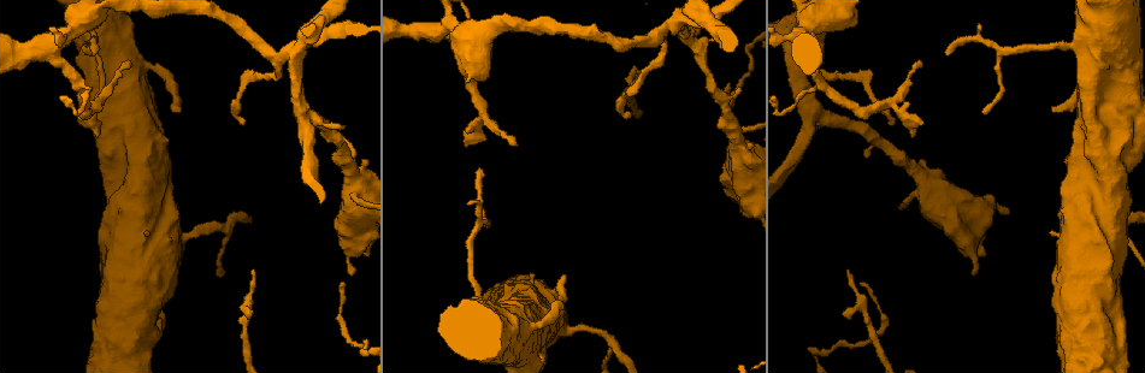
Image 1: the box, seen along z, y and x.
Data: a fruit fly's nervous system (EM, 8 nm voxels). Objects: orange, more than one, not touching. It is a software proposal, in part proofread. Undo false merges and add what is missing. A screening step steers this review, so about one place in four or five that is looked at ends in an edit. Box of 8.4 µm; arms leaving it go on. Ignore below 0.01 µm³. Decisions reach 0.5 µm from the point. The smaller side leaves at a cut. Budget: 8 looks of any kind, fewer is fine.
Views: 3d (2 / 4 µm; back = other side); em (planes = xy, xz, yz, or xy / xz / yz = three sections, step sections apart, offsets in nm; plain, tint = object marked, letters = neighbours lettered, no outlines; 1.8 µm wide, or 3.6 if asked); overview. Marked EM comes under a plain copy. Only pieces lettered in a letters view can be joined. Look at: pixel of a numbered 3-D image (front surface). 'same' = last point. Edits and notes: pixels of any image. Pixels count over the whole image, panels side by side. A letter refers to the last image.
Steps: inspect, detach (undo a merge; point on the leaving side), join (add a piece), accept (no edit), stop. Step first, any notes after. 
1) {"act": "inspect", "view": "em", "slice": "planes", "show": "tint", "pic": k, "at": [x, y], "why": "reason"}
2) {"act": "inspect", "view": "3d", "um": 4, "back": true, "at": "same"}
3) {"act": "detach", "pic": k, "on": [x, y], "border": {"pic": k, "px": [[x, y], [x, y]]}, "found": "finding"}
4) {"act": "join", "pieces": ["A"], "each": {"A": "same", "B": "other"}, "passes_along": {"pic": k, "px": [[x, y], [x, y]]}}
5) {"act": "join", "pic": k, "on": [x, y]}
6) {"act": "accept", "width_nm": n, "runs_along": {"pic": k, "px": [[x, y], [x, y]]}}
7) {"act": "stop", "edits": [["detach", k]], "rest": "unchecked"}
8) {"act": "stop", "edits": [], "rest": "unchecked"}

{"act": "inspect", "view": "em", "slice": "xy", "step": 4, "show": "tint", "pic": 1, "at": [627, 84], "why": "sharp bend"}

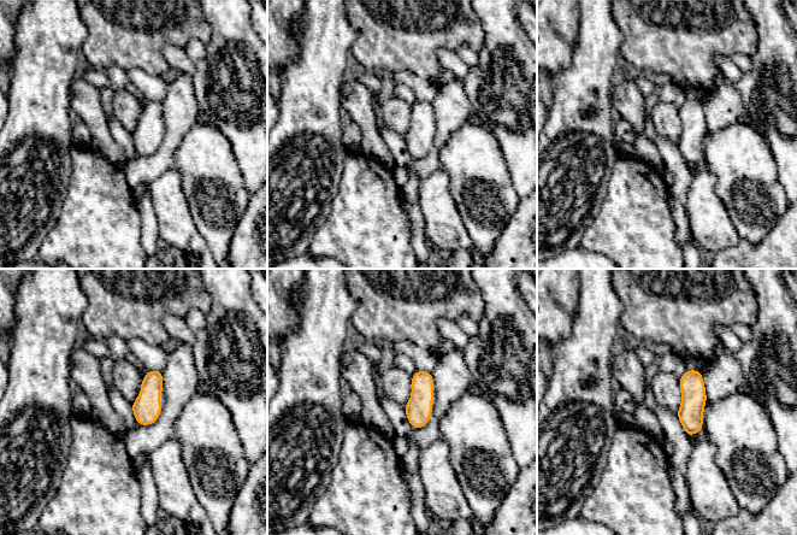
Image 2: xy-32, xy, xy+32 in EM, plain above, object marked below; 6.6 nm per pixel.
{"act": "inspect", "view": "em", "slice": "planes", "show": "tint", "at": "same"}

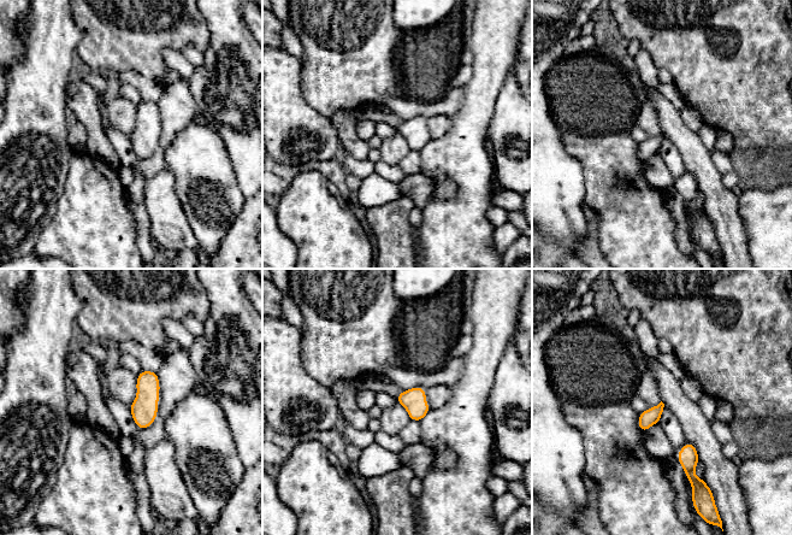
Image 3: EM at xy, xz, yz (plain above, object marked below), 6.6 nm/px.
{"act": "inspect", "view": "em", "slice": "planes", "show": "letters", "at": "same", "why": "what lies round it"}

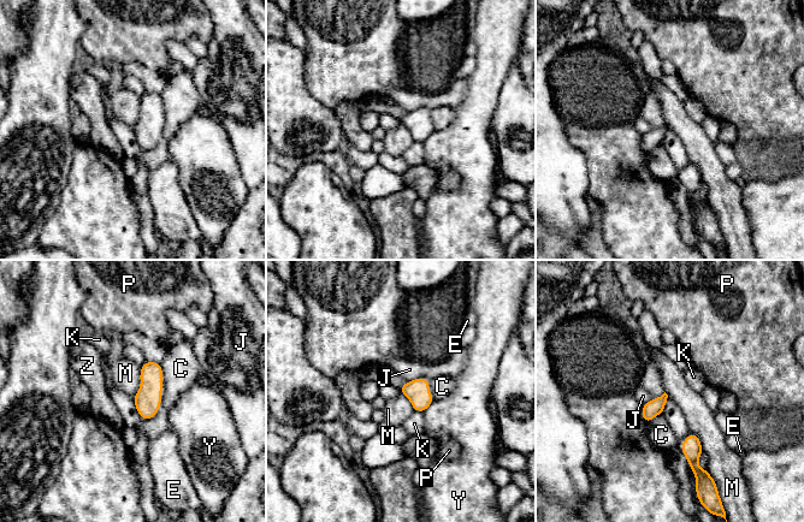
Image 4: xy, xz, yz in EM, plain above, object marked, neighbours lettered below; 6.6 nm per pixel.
{"act": "accept", "each": {"C": "other", "E": "other", "J": "other", "K": "other", "M": "other", "P": "other", "Y": "other", "Z": "other"}, "border": {"pic": 4, "px": [[141, 367], [141, 385], [132, 397]]}, "found": "one neuron here"}

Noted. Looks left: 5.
{"act": "inspect", "view": "em", "slice": "planes", "show": "tint", "pic": 1, "at": [179, 107], "why": "an open end"}

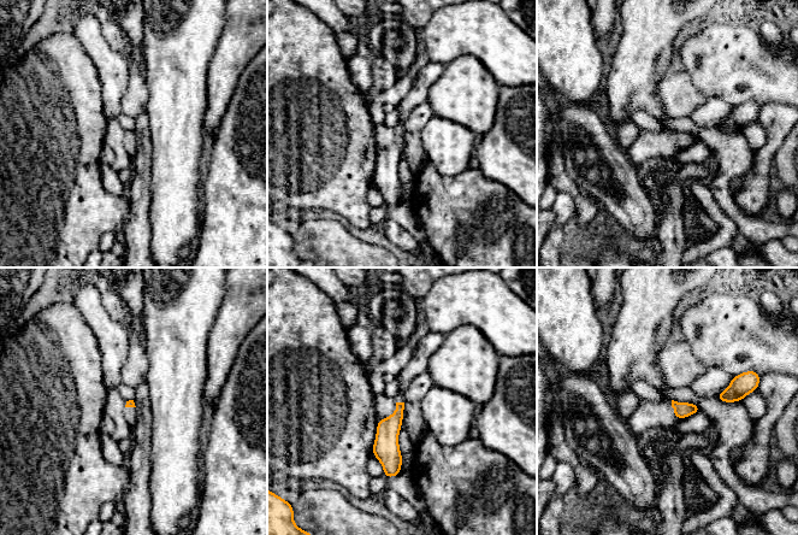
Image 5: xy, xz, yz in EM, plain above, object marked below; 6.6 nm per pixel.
{"act": "inspect", "view": "em", "slice": "planes", "show": "letters", "at": "same", "why": "what lies round it"}

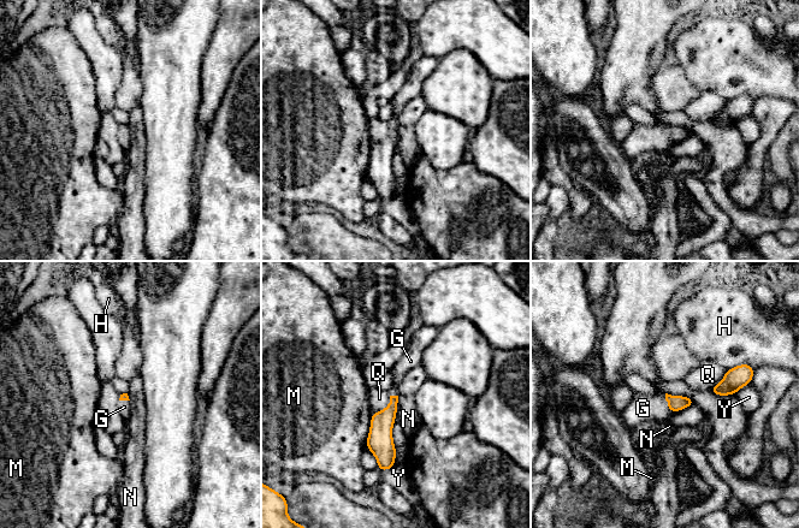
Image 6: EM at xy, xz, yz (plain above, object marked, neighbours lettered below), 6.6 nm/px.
{"act": "join", "pieces": ["G"], "each": {"G": "same", "H": "other", "M": "other", "N": "other", "Q": "other", "Y": "other"}, "passes_along": {"pic": 6, "px": [[675, 403], [667, 402], [643, 408]]}, "found": "it goes on there"}

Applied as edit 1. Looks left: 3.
{"act": "stop", "edits": [["join", 6]], "rest": "unchecked"}

